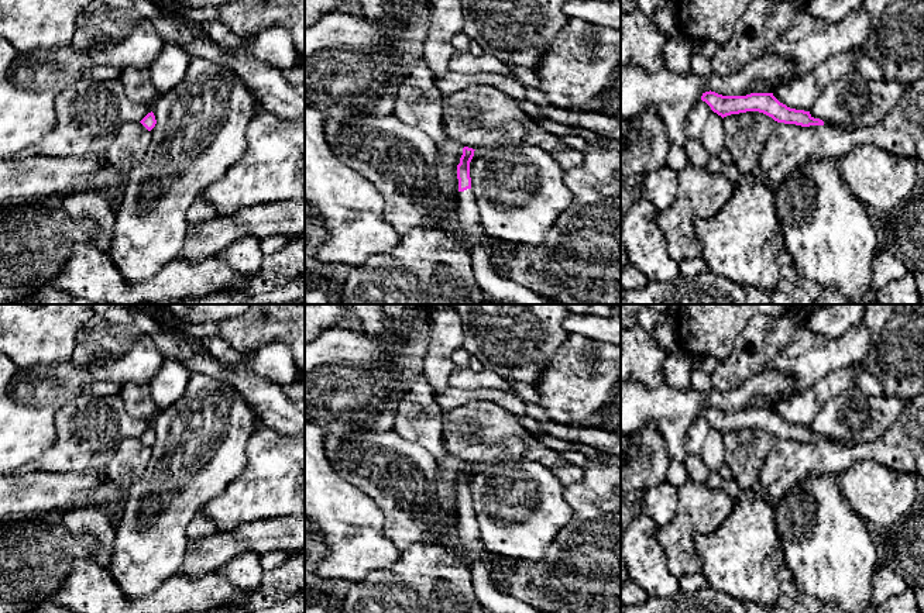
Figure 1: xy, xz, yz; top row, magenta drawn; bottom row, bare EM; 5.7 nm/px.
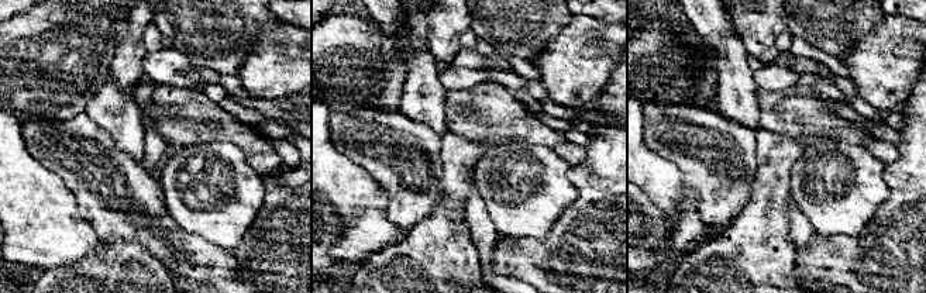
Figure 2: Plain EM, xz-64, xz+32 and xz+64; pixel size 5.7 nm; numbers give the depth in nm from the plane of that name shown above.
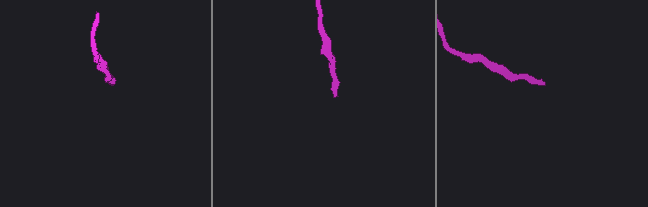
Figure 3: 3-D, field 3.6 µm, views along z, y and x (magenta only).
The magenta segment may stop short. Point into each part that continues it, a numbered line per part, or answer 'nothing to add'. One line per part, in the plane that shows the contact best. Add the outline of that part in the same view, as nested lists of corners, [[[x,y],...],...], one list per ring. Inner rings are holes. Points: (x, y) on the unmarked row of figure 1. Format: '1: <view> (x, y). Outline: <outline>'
1: xz (490, 598). Outline: [[[473,504],[458,507],[460,545],[470,558],[474,595],[488,613],[543,613],[530,605],[499,592],[490,579],[490,564],[482,558],[487,551]]]

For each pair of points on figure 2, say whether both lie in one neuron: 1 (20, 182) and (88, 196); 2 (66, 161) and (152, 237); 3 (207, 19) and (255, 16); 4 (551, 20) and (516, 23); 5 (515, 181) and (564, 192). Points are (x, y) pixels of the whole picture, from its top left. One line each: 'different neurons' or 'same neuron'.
1: different neurons
2: same neuron
3: same neuron
4: same neuron
5: same neuron

